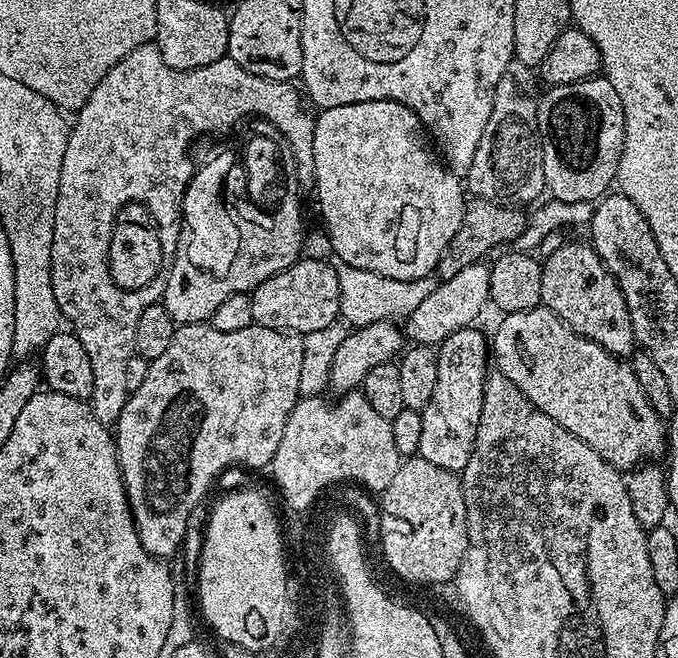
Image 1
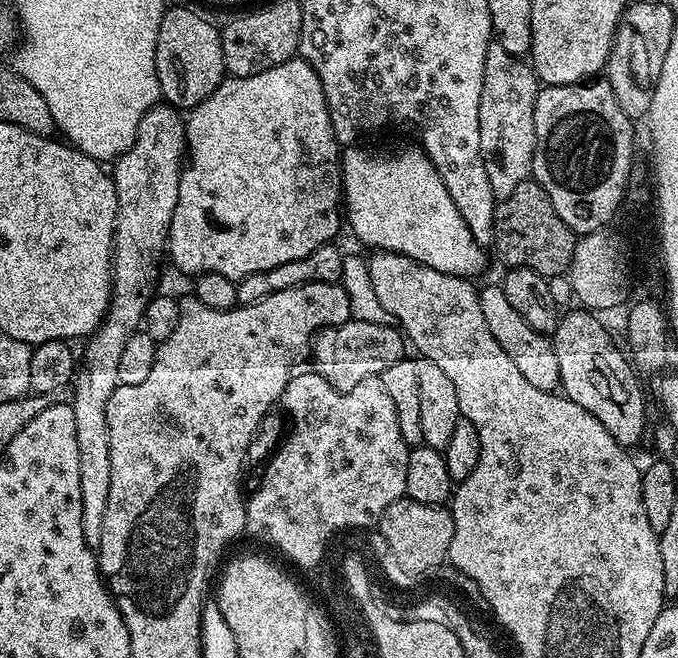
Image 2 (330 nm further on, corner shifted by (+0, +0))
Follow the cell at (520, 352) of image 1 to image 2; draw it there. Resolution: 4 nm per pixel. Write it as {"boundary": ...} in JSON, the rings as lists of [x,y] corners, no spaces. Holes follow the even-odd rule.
{"boundary":[[[499,283],[481,287],[479,293],[482,314],[486,318],[486,326],[490,326],[490,334],[494,334],[494,342],[498,342],[498,346],[502,346],[506,354],[510,354],[514,366],[518,366],[518,371],[526,377],[526,382],[531,382],[537,390],[556,392],[560,388],[560,375],[558,374],[558,354],[554,354],[551,339],[526,326],[522,314],[518,314],[518,310],[510,306],[510,301]]]}

